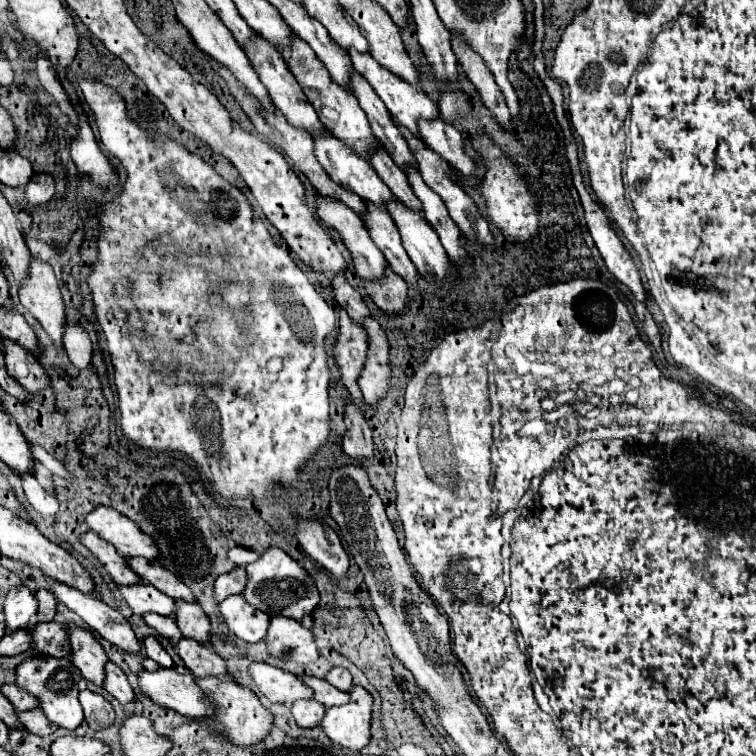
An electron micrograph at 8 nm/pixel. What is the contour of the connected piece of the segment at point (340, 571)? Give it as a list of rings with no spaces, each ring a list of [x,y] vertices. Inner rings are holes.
[[[302,520],[298,528],[298,540],[304,552],[320,566],[324,566],[336,582],[346,578],[350,566],[348,554],[332,528],[322,526],[316,520]]]

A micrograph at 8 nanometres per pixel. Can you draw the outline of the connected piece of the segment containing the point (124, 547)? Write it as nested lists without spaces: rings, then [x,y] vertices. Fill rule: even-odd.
[[[94,508],[86,516],[86,524],[92,532],[102,536],[102,540],[112,544],[116,552],[120,552],[120,556],[142,556],[148,560],[158,558],[154,540],[114,508]]]

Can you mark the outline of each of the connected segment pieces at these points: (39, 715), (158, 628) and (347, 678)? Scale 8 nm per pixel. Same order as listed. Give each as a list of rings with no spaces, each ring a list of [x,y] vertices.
[[[40,708],[22,712],[18,718],[20,718],[22,728],[24,728],[26,732],[36,734],[36,736],[48,736],[48,734],[54,734],[54,732],[56,732],[56,724],[48,722],[48,718],[44,716],[44,712],[42,712]]]
[[[150,612],[150,614],[144,614],[144,622],[146,622],[158,636],[166,638],[166,640],[172,642],[172,644],[182,638],[180,630],[176,628],[176,622],[174,622],[172,618],[168,618],[168,616],[160,616],[160,614]]]
[[[332,668],[332,670],[326,674],[326,680],[328,680],[332,686],[340,688],[342,692],[348,692],[350,686],[352,686],[352,676],[350,676],[350,672],[348,672],[346,668]]]

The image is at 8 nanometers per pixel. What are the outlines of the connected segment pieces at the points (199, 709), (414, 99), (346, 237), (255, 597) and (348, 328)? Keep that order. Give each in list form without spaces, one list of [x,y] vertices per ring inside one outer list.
[[[158,668],[158,670],[142,670],[138,672],[138,688],[146,698],[154,704],[174,710],[188,718],[212,716],[212,704],[204,696],[204,692],[196,686],[194,676],[188,672],[184,676],[176,674],[174,668]]]
[[[348,48],[348,54],[350,54],[350,58],[352,58],[352,64],[354,64],[356,72],[360,72],[360,74],[368,80],[368,84],[374,88],[374,92],[384,100],[384,104],[386,104],[388,112],[392,114],[392,118],[394,118],[398,124],[402,124],[404,128],[408,128],[416,138],[422,140],[420,130],[418,130],[418,120],[420,120],[420,118],[424,118],[424,120],[436,120],[436,118],[438,118],[438,108],[436,108],[436,104],[434,104],[428,96],[424,96],[424,92],[420,92],[416,86],[406,84],[404,80],[396,78],[392,72],[388,72],[386,68],[382,68],[370,54],[356,52],[354,48]]]
[[[318,196],[318,216],[324,226],[340,232],[346,248],[350,250],[356,266],[356,274],[366,280],[382,280],[386,276],[388,262],[380,248],[376,248],[374,240],[368,236],[368,228],[364,228],[362,220],[338,200],[328,200]]]
[[[270,546],[256,562],[246,566],[246,588],[242,596],[254,608],[268,612],[268,616],[286,616],[298,622],[318,606],[318,590],[310,574],[276,546]]]
[[[340,310],[340,334],[338,344],[334,346],[334,356],[342,372],[342,382],[346,384],[352,402],[362,406],[364,398],[358,386],[358,376],[364,370],[368,358],[368,336],[364,328],[354,324],[344,310]]]

